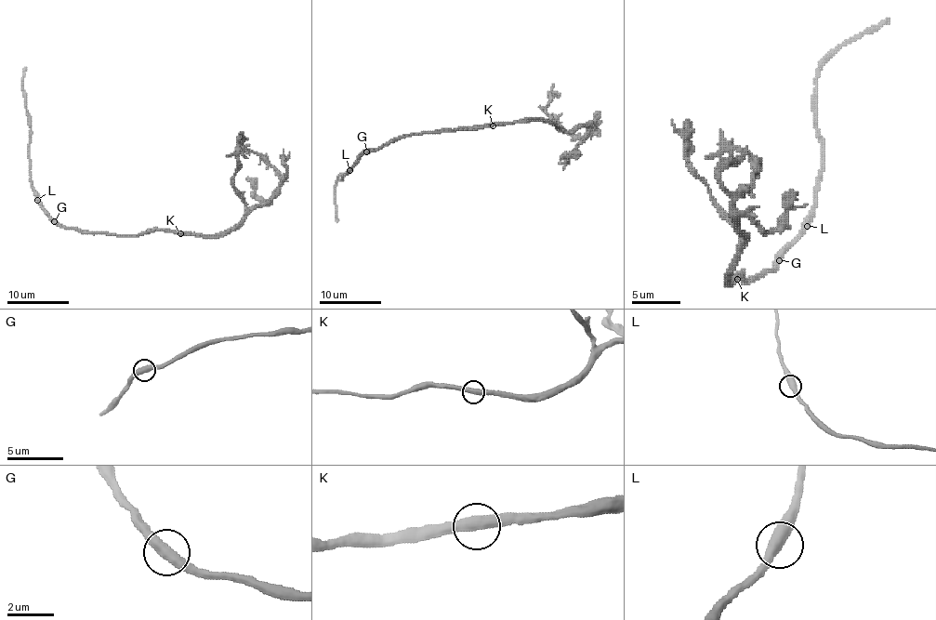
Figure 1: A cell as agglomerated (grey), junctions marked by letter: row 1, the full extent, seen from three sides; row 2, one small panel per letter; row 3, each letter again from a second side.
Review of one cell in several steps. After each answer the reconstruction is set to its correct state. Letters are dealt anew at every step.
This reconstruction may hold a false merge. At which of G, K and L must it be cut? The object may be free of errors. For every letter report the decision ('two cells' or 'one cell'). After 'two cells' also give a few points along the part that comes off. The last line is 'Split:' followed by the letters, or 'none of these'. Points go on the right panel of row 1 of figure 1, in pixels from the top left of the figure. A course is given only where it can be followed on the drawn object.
G: one cell
K: one cell
L: one cell
Split: none of these

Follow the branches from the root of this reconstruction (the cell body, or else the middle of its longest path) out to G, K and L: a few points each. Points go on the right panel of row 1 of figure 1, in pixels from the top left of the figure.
G: (749, 282), (769, 271), (778, 259)
K: (749, 282), (742, 274), (737, 279)
L: (749, 282), (769, 271), (785, 247), (807, 226)

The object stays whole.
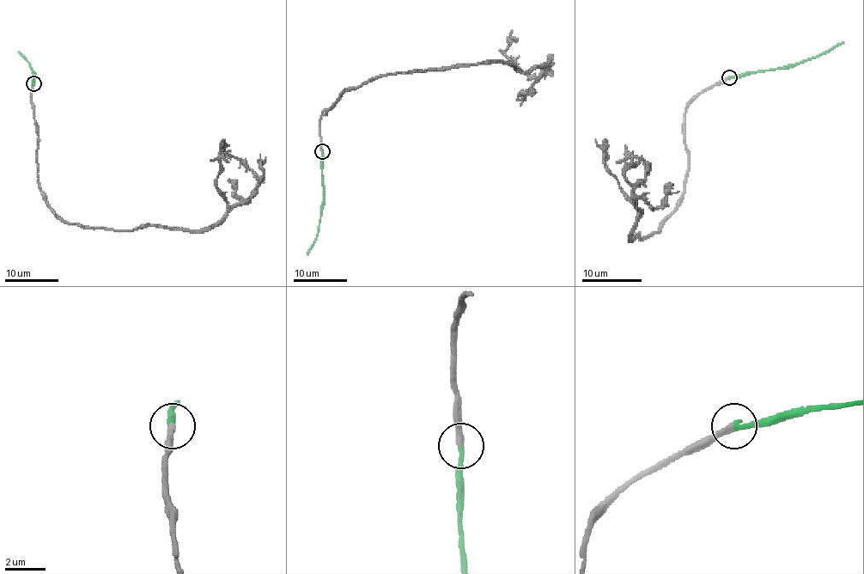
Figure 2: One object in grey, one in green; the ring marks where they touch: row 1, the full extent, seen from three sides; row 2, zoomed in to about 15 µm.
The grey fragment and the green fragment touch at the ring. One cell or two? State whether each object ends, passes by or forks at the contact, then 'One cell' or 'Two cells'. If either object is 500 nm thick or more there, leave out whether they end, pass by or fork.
At the ring grey ends. At the ring green ends. One cell

